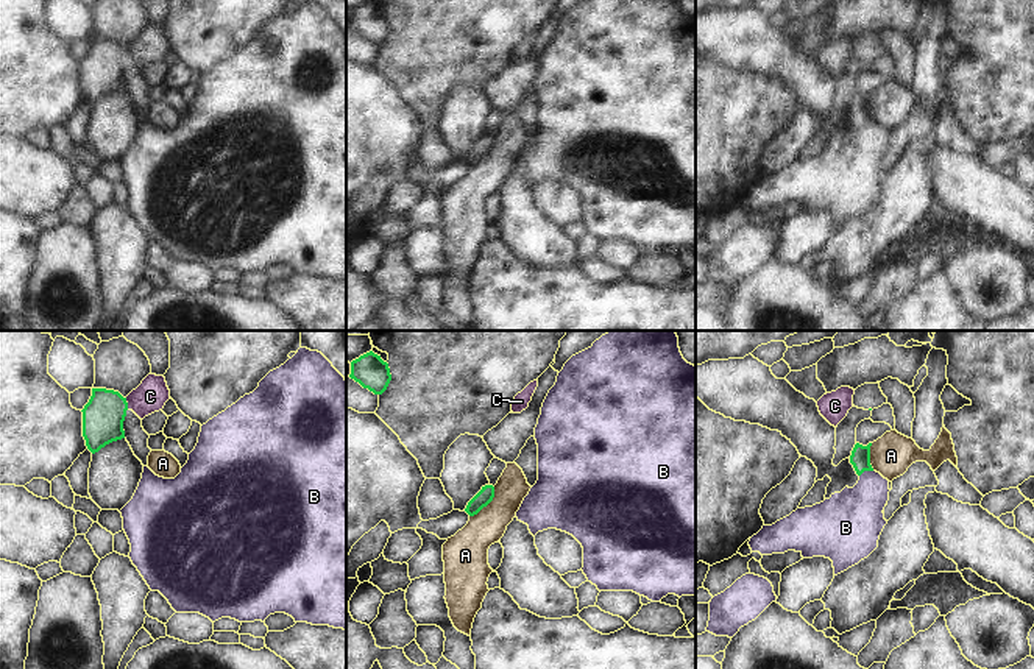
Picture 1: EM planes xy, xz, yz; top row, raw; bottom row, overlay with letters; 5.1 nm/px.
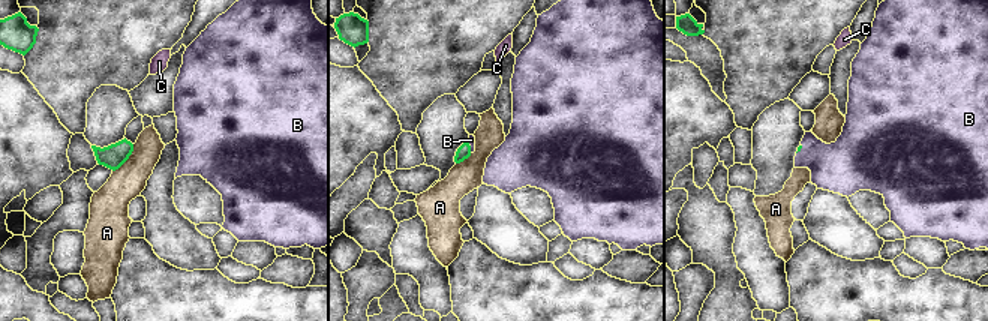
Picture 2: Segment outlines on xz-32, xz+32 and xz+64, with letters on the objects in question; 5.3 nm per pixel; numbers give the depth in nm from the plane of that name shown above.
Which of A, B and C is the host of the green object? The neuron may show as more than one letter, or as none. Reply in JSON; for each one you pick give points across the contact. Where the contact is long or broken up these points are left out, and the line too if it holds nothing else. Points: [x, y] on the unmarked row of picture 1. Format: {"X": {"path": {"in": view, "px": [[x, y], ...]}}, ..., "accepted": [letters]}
{"B": {"path": {"in": "yz", "px": [[860, 109], [866, 120], [866, 152], [853, 167]]}}, "accepted": ["B"]}

